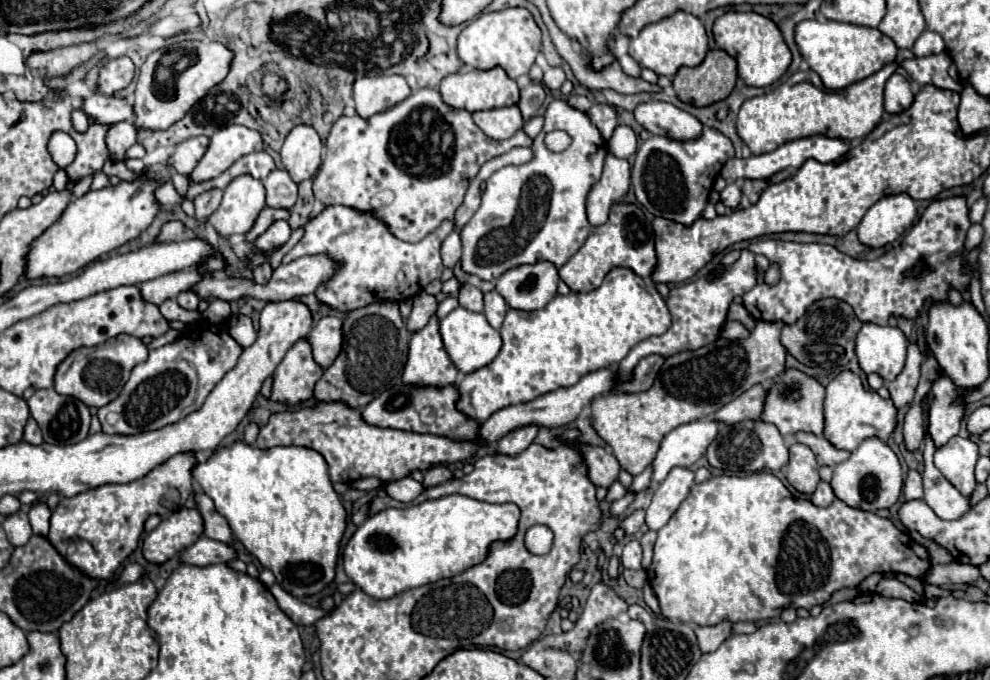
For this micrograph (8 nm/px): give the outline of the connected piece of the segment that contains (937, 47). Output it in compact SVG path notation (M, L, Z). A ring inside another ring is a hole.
M924 30L918 40L912 46L914 56L932 56L932 54L940 54L944 52L944 40L940 34L932 32L932 30Z

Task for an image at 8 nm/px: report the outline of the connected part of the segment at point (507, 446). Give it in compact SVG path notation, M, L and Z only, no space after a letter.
M536 424L520 426L518 430L512 430L510 434L502 436L502 438L498 440L498 450L500 450L502 454L514 456L514 454L522 452L524 448L528 448L528 444L536 438L536 434L538 434L538 426L536 426Z

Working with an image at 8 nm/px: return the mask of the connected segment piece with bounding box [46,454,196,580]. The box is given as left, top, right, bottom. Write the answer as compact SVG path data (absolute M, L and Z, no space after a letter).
M176 454L144 478L128 484L104 484L72 498L60 498L50 516L48 542L82 574L94 580L108 580L118 566L136 550L144 522L152 514L168 516L180 510L192 494L194 454Z

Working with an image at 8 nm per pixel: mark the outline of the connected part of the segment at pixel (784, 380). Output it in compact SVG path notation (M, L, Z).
M786 368L780 376L772 378L766 384L766 402L762 410L762 420L772 422L784 436L796 434L800 430L820 436L824 432L824 394L826 390L816 378L796 368Z

